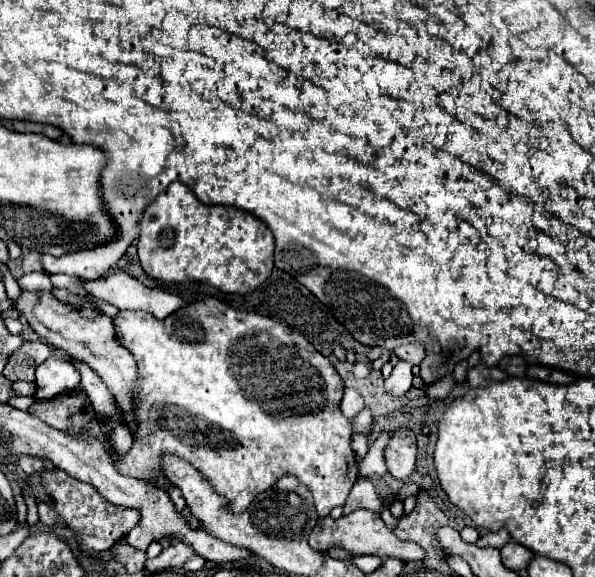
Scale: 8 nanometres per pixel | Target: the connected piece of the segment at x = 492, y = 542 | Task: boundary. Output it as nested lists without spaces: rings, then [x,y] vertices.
[[[503,528],[503,530],[497,530],[497,532],[485,532],[485,534],[477,540],[477,544],[479,544],[481,548],[485,548],[485,546],[501,548],[501,546],[507,544],[509,540],[511,540],[511,536],[509,536],[509,532]]]

